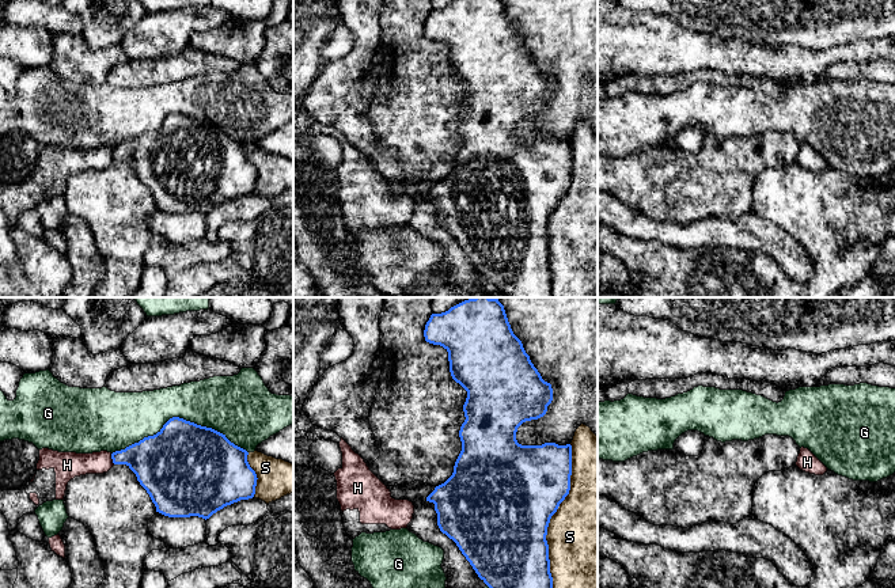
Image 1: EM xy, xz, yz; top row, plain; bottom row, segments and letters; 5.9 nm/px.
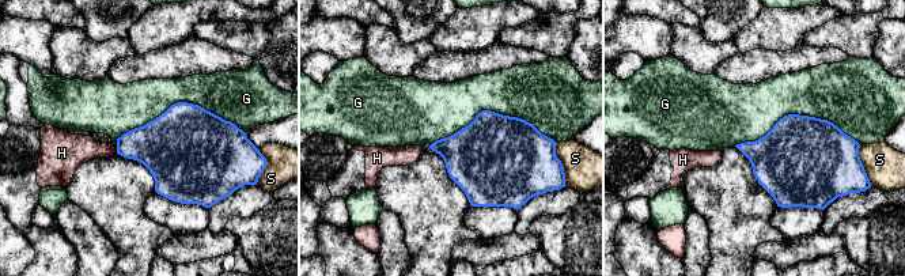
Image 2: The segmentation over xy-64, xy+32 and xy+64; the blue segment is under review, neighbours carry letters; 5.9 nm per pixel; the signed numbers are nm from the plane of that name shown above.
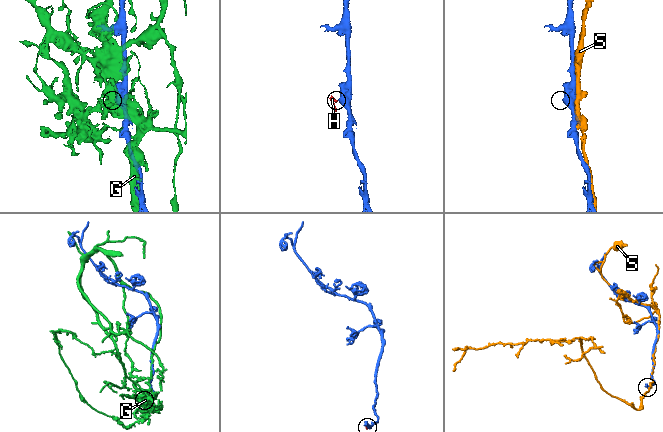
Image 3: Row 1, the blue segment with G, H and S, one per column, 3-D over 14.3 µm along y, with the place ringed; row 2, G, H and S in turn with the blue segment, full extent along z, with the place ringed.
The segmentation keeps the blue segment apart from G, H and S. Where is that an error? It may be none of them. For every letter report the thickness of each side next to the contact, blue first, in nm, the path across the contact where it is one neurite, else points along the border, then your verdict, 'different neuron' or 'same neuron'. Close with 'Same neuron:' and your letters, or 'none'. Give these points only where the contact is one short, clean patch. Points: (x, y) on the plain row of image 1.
G: calibres 460 and 300 nm; different neuron
H: calibres 280 and 150 nm; border xy (110, 150), (114, 159); different neuron
S: calibres 500 and 480 nm; different neuron
Same neuron: none

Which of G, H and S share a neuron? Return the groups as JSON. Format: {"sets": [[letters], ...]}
{"sets": [["G"], ["H"], ["S"]]}

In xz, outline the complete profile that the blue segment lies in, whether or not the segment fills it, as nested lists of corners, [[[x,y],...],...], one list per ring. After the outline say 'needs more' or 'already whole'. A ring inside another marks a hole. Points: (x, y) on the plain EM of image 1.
[[[456,0],[441,10],[432,10],[424,26],[425,37],[440,41],[448,48],[450,68],[452,75],[466,87],[467,94],[463,100],[464,118],[460,122],[459,133],[462,147],[455,158],[452,171],[426,193],[426,197],[435,200],[437,209],[437,221],[443,229],[452,235],[466,255],[470,258],[478,273],[496,289],[509,297],[553,297],[553,273],[550,269],[549,240],[546,236],[547,223],[551,212],[557,208],[560,200],[565,196],[570,186],[572,171],[572,141],[558,141],[555,139],[545,139],[542,141],[522,141],[516,136],[517,124],[531,115],[543,113],[547,102],[553,96],[551,80],[545,77],[526,49],[522,37],[513,30],[508,18],[503,0]]]; already whole

